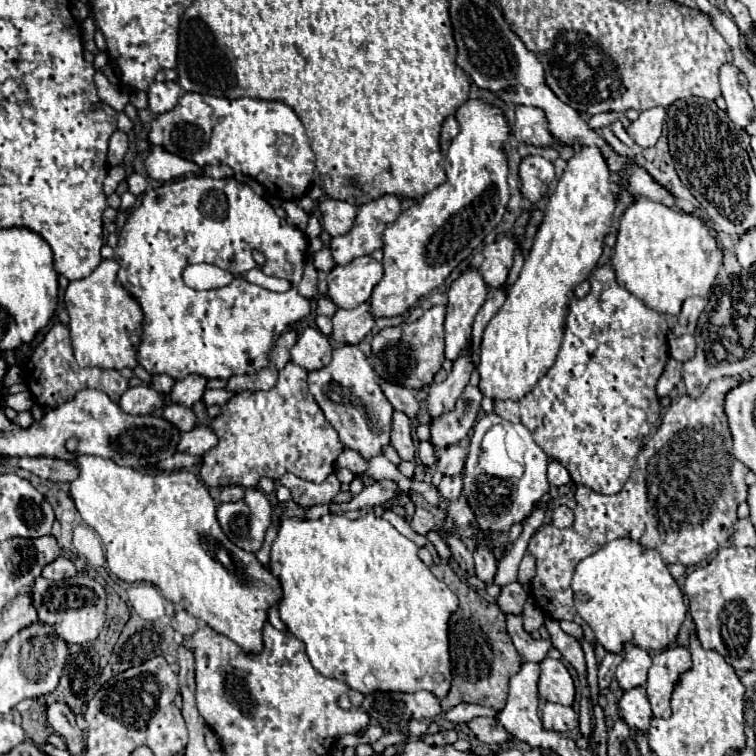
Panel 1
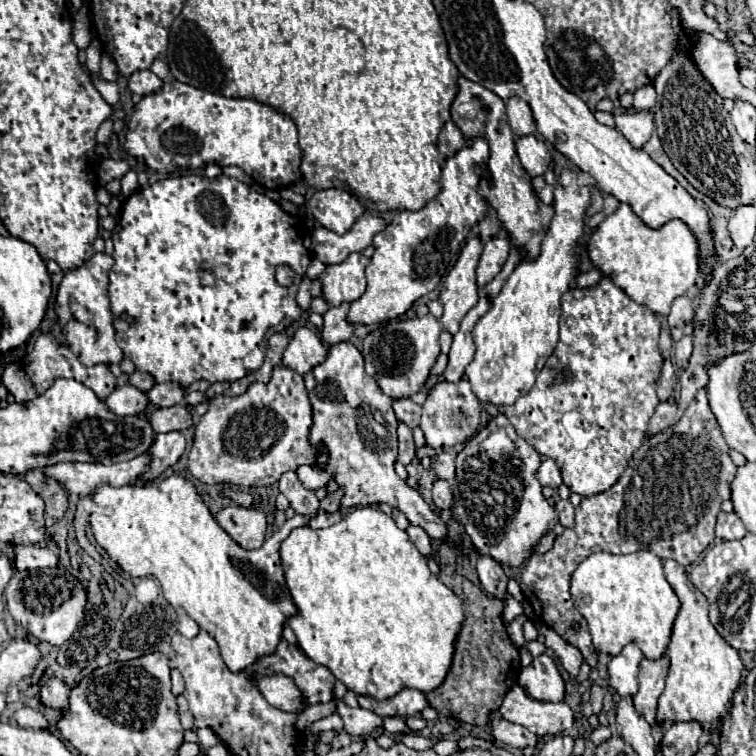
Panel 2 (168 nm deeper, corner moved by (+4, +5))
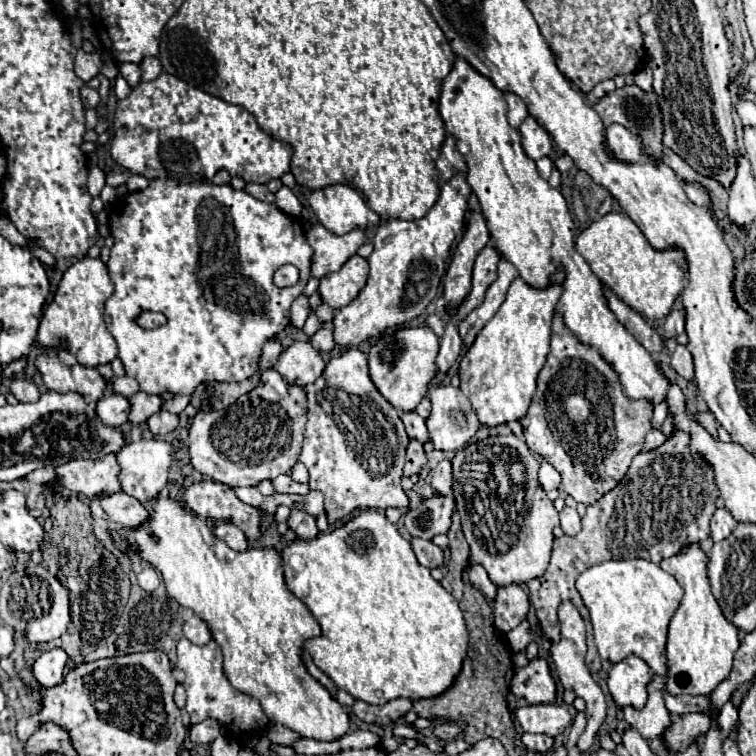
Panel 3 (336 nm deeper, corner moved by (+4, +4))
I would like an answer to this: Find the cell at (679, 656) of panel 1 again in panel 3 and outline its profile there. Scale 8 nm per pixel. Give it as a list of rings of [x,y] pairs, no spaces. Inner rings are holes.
[[[654,677],[648,685],[650,697],[648,697],[646,707],[640,709],[640,711],[624,709],[624,719],[628,721],[628,725],[632,729],[638,729],[638,733],[642,733],[642,737],[646,741],[662,735],[670,725],[670,713],[664,707],[662,691],[664,691],[664,679]]]

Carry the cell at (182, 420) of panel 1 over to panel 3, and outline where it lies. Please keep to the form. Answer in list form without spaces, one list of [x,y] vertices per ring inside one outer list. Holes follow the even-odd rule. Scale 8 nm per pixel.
[[[158,411],[146,423],[148,423],[148,429],[150,429],[152,435],[166,435],[166,433],[176,429],[178,415],[168,413],[168,411]]]

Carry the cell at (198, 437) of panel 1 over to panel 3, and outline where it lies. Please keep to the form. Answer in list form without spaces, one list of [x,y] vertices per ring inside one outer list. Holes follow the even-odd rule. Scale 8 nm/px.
[[[140,439],[136,443],[126,443],[118,453],[116,453],[116,461],[120,465],[120,485],[122,491],[136,497],[140,503],[148,503],[154,501],[160,491],[166,487],[166,479],[168,479],[168,469],[172,463],[172,445],[168,441],[158,441],[158,439]]]

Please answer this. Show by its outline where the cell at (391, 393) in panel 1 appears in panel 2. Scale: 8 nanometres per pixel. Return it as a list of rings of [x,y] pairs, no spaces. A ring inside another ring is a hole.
[[[398,398],[394,400],[394,412],[400,422],[404,422],[410,428],[416,428],[420,424],[422,406],[416,406],[410,398]]]

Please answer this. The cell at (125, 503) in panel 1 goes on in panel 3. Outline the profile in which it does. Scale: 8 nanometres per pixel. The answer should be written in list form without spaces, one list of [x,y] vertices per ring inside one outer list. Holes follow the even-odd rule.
[[[160,495],[154,501],[154,513],[148,523],[140,525],[138,529],[130,529],[128,545],[132,545],[144,561],[162,573],[172,599],[176,599],[182,607],[192,609],[210,625],[212,637],[224,653],[224,673],[228,681],[234,685],[234,689],[258,699],[270,721],[282,723],[284,727],[300,733],[300,737],[314,741],[336,741],[348,733],[348,711],[308,673],[302,661],[304,643],[312,637],[318,637],[322,629],[310,609],[288,591],[276,549],[248,549],[244,553],[232,551],[224,541],[214,537],[204,519],[190,513],[178,501],[172,501],[166,495]],[[150,533],[154,533],[158,541],[152,541]]]

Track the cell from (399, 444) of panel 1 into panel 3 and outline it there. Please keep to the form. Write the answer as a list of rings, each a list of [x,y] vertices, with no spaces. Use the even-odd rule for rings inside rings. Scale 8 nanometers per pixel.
[[[416,439],[410,441],[408,449],[406,449],[406,467],[404,467],[404,475],[406,477],[412,477],[412,475],[418,475],[426,465],[426,453],[424,453],[424,447],[422,443],[418,443]]]

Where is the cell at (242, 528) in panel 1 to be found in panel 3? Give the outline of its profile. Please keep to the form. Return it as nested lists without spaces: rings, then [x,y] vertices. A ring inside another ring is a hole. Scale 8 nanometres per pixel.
[[[230,521],[218,523],[218,525],[214,527],[214,535],[216,535],[218,539],[222,539],[222,541],[224,541],[230,549],[234,549],[234,551],[246,551],[246,549],[248,549],[248,541],[246,541],[244,533],[242,533],[236,525],[232,525]]]

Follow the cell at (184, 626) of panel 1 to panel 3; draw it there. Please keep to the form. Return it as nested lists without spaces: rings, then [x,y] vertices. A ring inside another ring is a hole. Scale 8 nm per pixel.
[[[194,615],[184,623],[184,637],[196,645],[206,645],[212,639],[212,633],[210,627],[200,617]]]

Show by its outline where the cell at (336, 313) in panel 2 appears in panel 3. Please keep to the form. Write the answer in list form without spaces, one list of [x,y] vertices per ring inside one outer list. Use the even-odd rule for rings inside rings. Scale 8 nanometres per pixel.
[[[326,323],[322,329],[318,329],[312,337],[310,337],[310,345],[314,345],[314,349],[318,349],[320,353],[328,353],[334,349],[334,339],[332,339],[332,323]]]

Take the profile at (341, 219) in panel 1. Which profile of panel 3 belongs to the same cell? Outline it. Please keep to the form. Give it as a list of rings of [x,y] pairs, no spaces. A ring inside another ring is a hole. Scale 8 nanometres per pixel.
[[[350,185],[318,189],[308,201],[318,221],[334,235],[344,235],[352,229],[366,231],[380,225],[378,213],[374,213]]]

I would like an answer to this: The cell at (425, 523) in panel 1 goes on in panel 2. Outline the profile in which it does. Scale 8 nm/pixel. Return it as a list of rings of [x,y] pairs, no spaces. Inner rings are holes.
[[[410,524],[410,526],[406,528],[406,532],[408,532],[410,540],[416,544],[416,548],[420,550],[422,556],[432,556],[432,540],[430,540],[430,536],[424,532],[424,528]]]

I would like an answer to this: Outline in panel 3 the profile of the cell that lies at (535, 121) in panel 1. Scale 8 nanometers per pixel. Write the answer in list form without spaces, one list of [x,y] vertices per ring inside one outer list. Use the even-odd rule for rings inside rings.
[[[506,93],[506,101],[508,101],[508,123],[512,127],[520,127],[520,123],[528,117],[526,103],[514,93]]]

